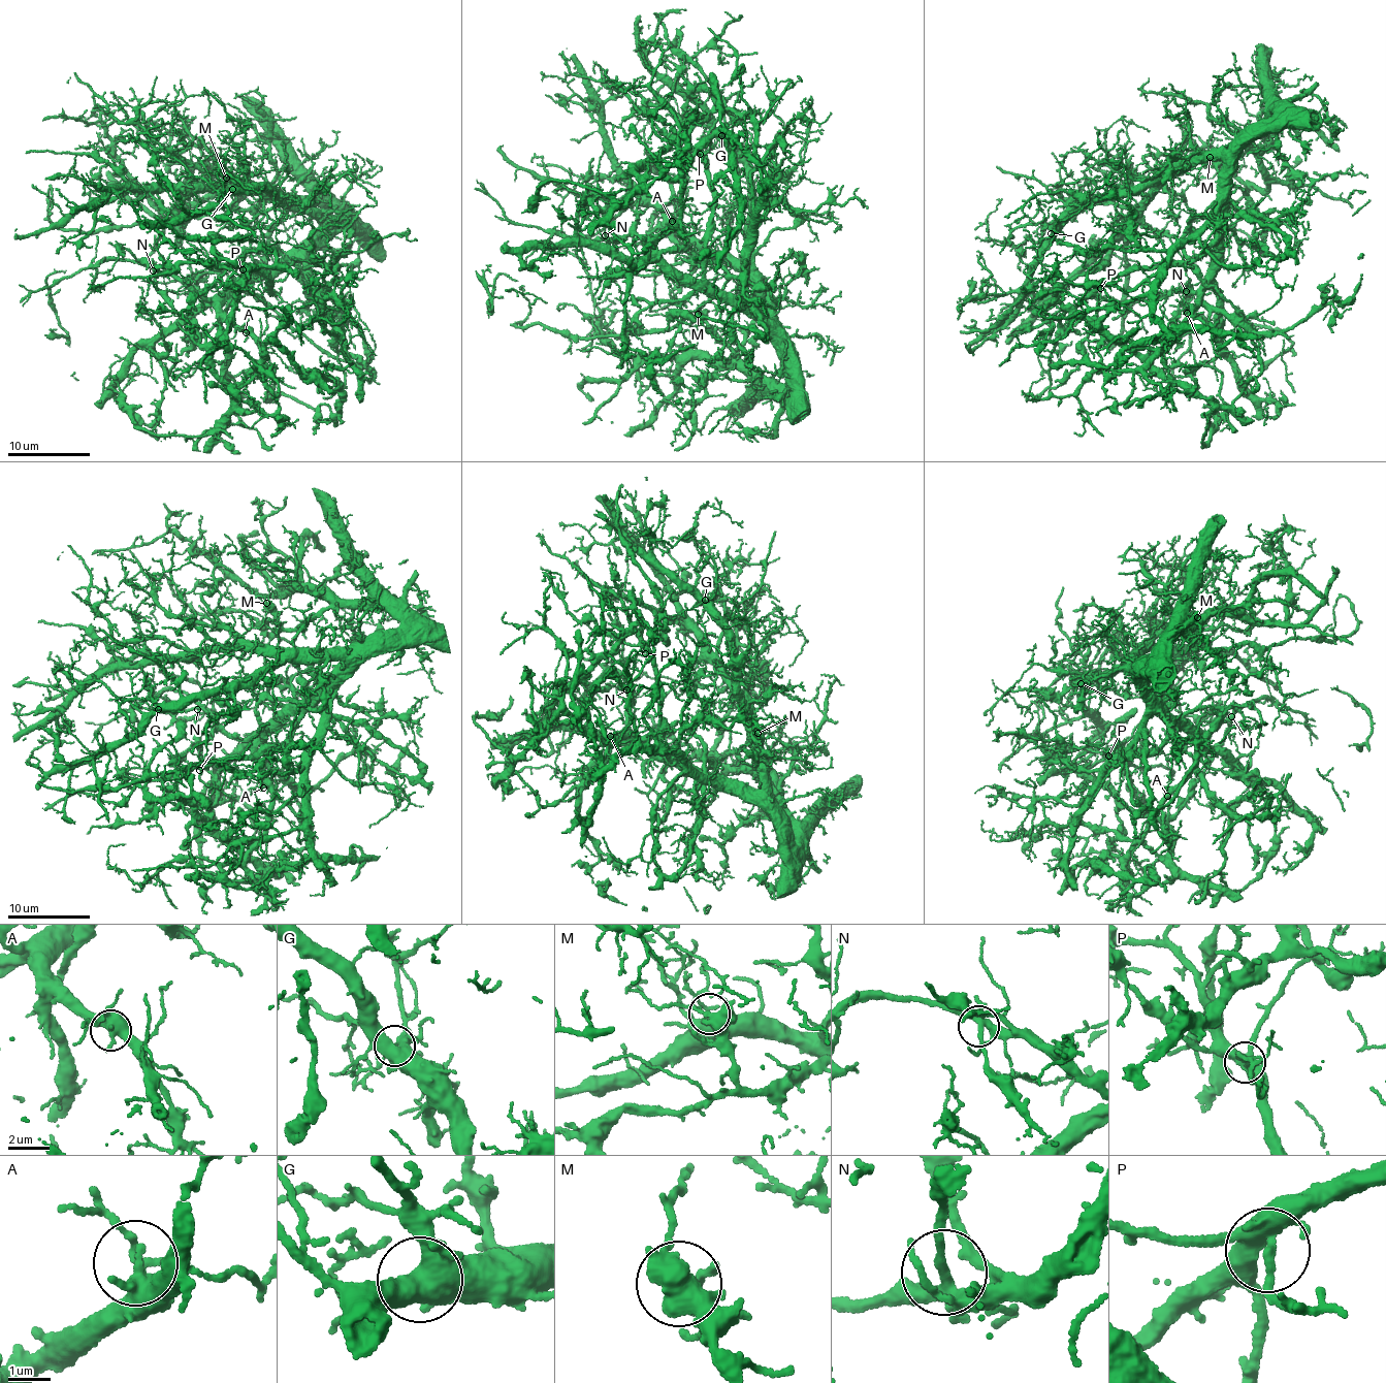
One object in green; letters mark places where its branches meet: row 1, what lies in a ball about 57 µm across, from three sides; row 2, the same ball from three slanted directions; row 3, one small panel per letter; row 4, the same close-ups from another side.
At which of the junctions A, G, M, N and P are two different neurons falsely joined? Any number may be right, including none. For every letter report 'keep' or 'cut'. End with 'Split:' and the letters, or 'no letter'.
A: keep
G: keep
M: keep
N: keep
P: keep
Split: no letter

